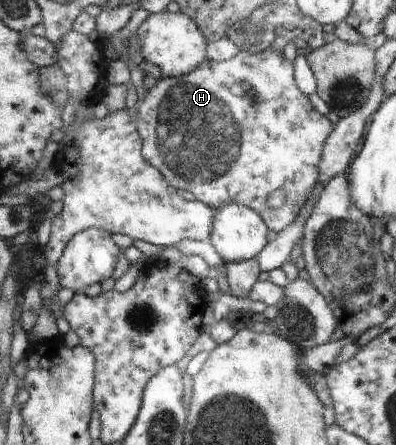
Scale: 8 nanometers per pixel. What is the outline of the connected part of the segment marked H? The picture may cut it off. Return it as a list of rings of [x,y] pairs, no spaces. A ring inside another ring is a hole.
[[[267,47],[266,50],[262,50],[258,54],[250,54],[249,52],[239,50],[234,58],[227,61],[216,62],[216,60],[207,60],[188,74],[159,79],[153,87],[148,89],[148,92],[145,92],[145,96],[146,98],[138,104],[137,126],[144,139],[146,162],[152,164],[156,170],[161,171],[176,190],[192,192],[195,200],[205,203],[212,210],[218,210],[218,208],[222,208],[225,204],[232,203],[250,207],[261,215],[270,231],[278,232],[294,222],[294,218],[297,218],[298,212],[300,212],[301,207],[305,204],[306,198],[309,198],[310,192],[314,189],[314,184],[318,181],[318,160],[322,157],[322,150],[325,150],[326,142],[333,132],[332,128],[334,126],[332,126],[332,122],[326,116],[318,114],[310,106],[308,98],[300,92],[294,78],[293,62],[284,58],[282,52]],[[274,190],[284,190],[286,192],[286,202],[278,210],[268,208],[266,204],[268,196]]]

